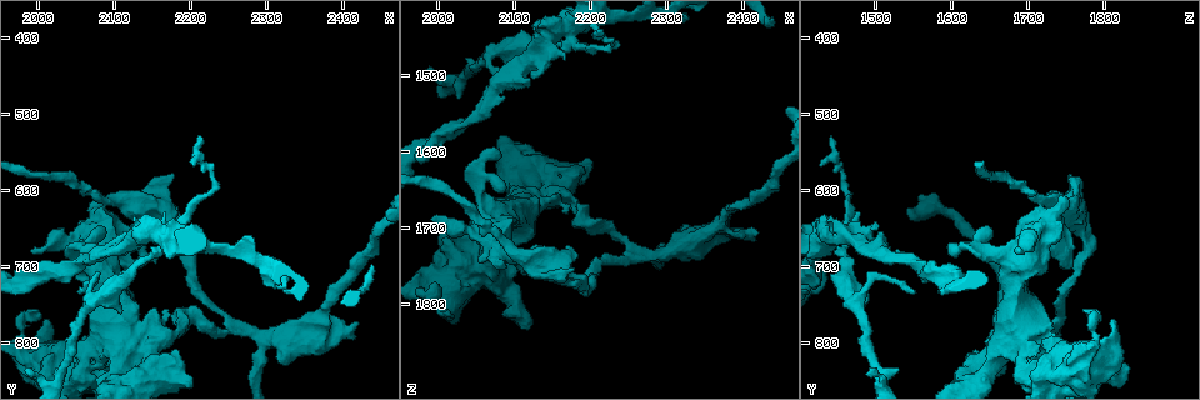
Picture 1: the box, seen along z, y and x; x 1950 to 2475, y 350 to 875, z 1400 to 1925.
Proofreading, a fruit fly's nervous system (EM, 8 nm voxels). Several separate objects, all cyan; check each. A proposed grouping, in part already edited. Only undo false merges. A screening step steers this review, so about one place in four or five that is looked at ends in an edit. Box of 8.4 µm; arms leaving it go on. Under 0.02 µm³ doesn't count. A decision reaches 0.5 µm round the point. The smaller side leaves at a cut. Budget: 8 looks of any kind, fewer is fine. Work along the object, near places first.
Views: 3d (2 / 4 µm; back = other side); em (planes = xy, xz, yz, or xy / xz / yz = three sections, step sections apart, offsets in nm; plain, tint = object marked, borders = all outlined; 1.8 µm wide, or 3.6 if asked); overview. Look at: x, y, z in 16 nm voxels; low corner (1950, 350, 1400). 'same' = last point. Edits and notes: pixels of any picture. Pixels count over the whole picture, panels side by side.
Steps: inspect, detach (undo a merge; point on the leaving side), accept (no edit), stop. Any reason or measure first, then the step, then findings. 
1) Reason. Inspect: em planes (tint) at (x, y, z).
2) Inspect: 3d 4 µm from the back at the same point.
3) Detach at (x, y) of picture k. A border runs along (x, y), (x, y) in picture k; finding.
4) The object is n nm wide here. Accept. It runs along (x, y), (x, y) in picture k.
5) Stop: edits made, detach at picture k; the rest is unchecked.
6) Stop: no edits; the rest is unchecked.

Closes a loop. Inspect: em 3.6 µm planes (tint) at (2045, 815, 1750).

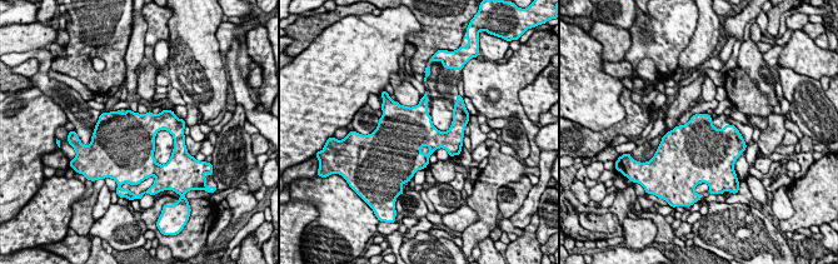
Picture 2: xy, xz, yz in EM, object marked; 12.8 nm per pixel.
Accept. Continuous, no second neuron.

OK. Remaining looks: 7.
Inspect: 3d 4 µm at (2140, 800, 1655).

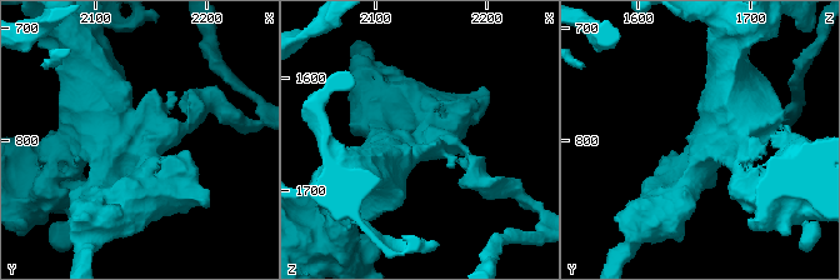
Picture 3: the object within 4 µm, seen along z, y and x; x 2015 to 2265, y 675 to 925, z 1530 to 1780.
Inspect: em 3.6 µm yz step 8 (tint) at (2140, 804, 1660).

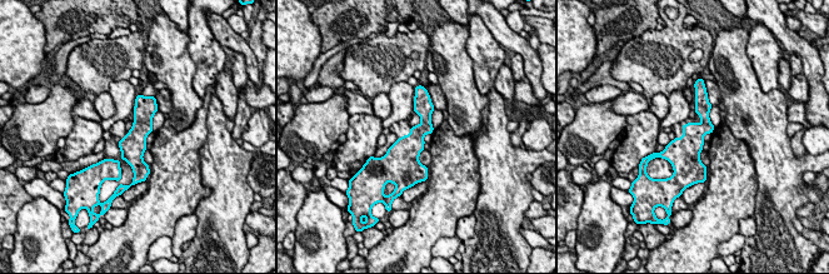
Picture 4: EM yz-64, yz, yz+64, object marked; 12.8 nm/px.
Accept. Continuous, no second neuron.

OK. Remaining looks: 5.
Looks like a crossing. Inspect: 3d 2 µm at (2155, 660, 1440).

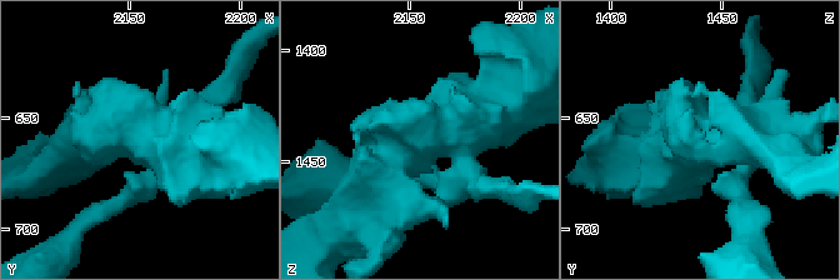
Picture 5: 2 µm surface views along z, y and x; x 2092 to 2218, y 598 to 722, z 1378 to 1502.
Inspect: em planes (tint) at (2152, 657, 1442).

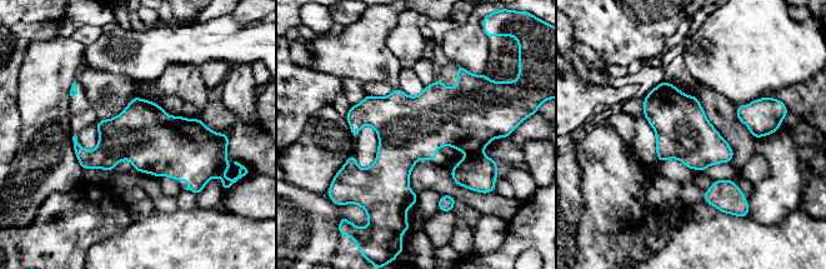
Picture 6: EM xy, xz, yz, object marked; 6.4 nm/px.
The object is 360 nm wide here. Detach at (477, 173) of picture 6. A border runs along (481, 153), (469, 157) in picture 6; a second neuron is stuck on.

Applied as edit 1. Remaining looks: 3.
Stop: edits made, detach at picture 6; the rest is unchecked.

